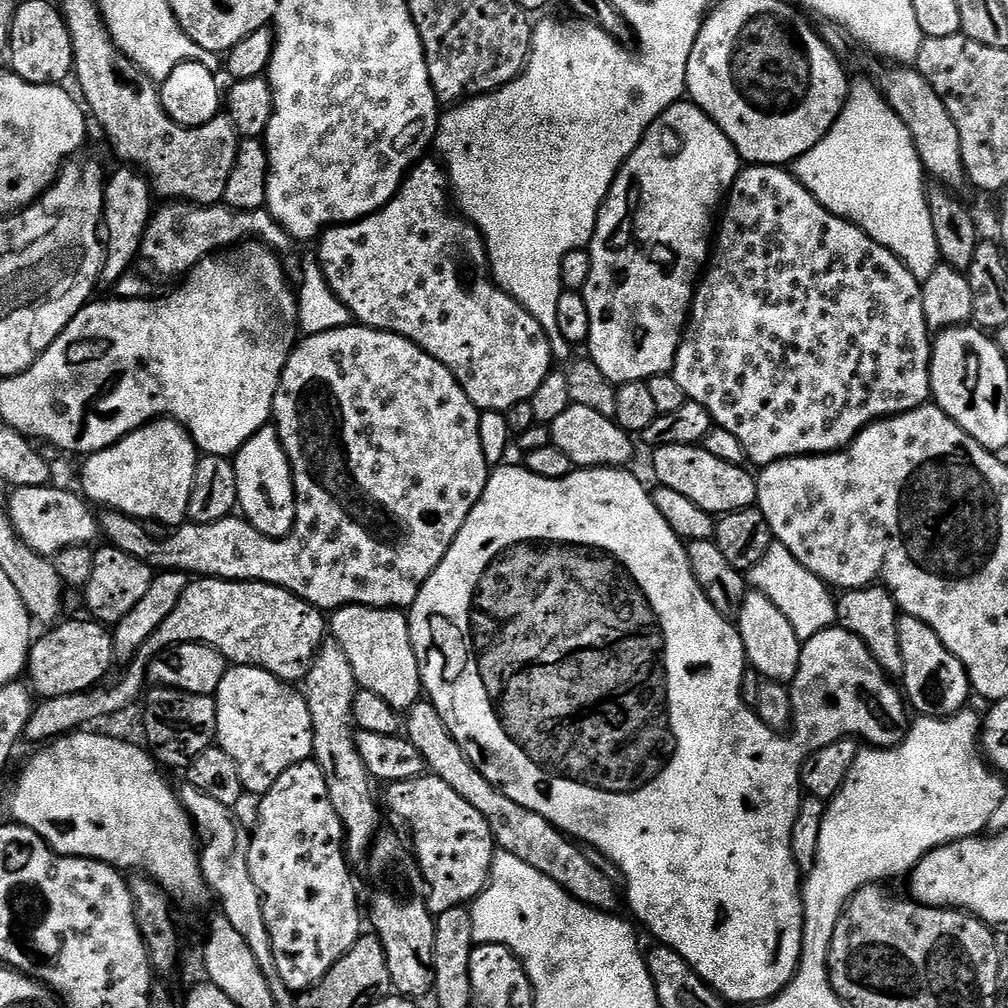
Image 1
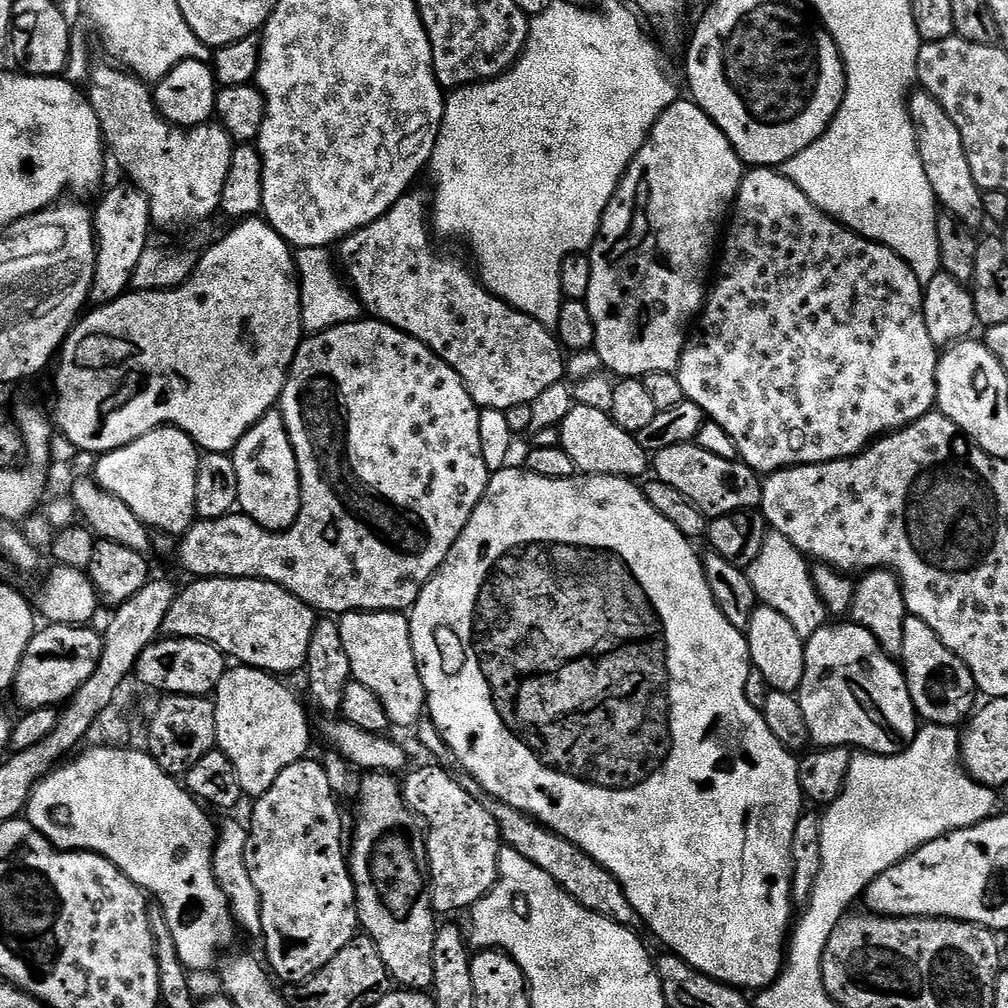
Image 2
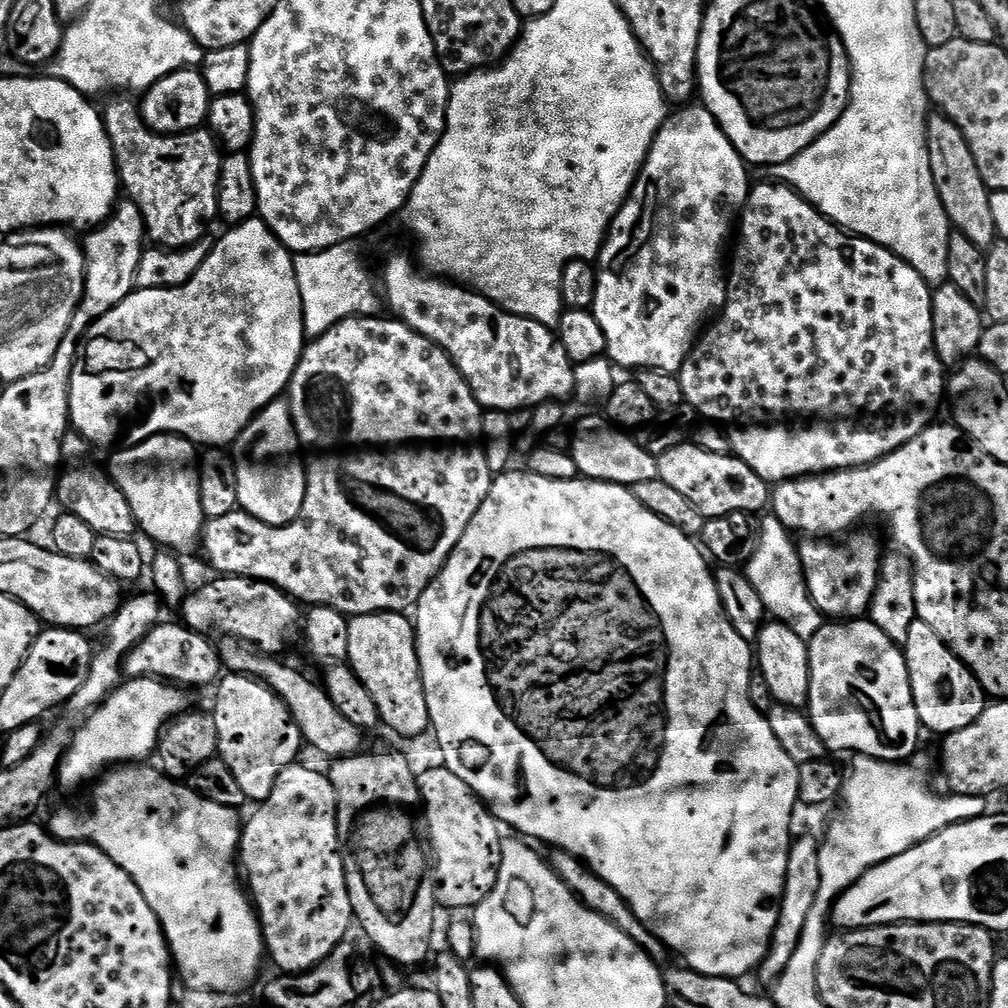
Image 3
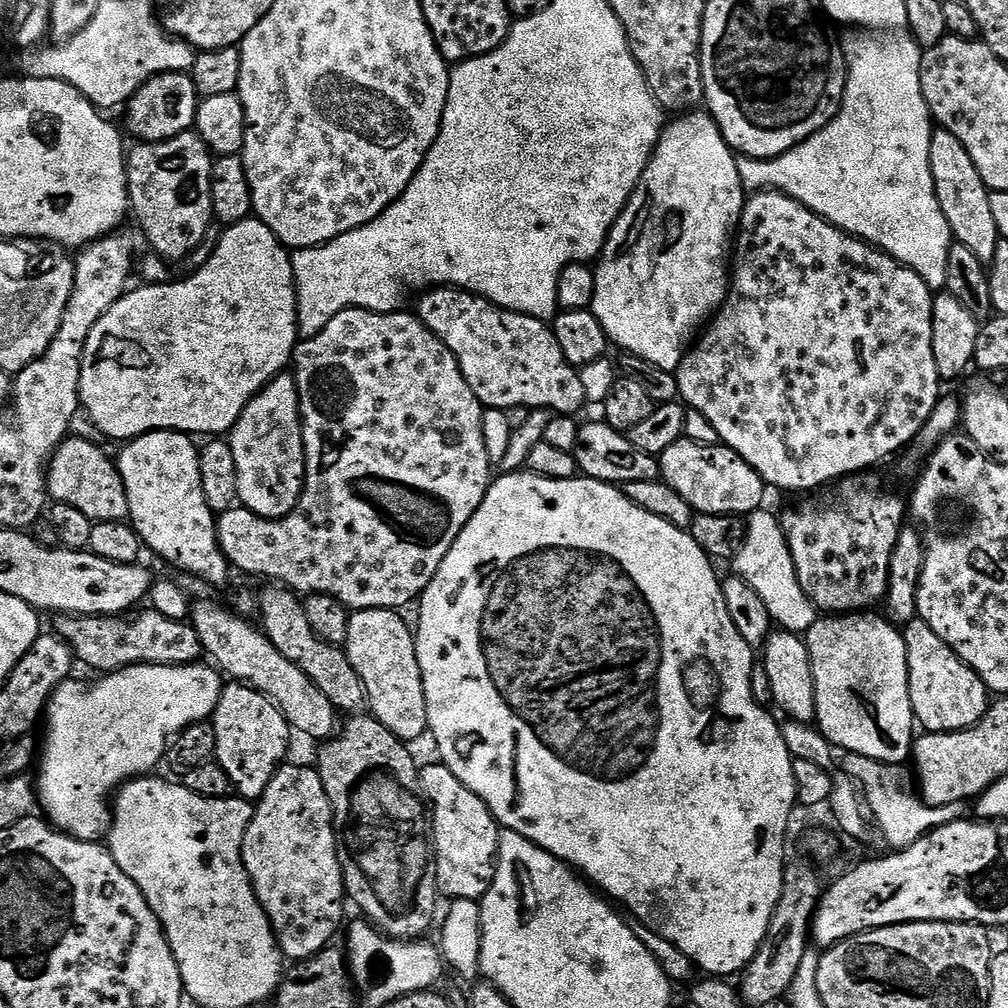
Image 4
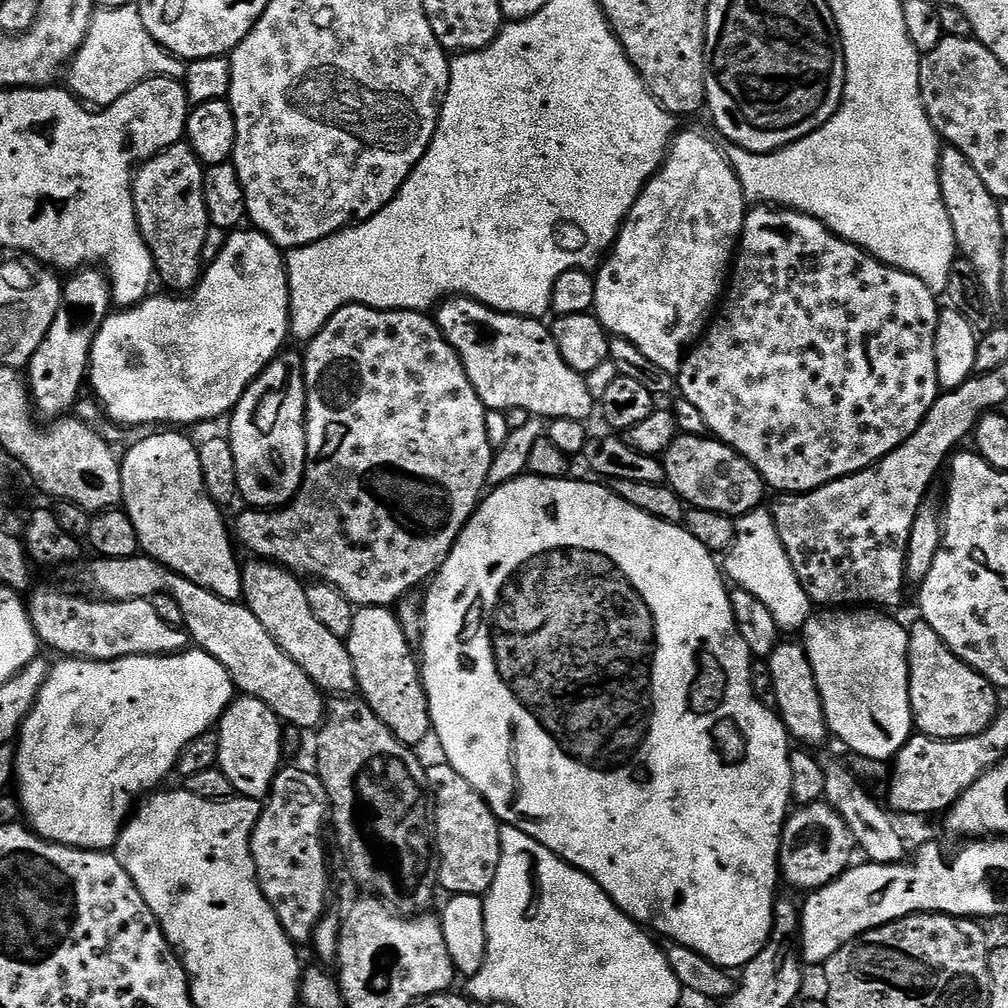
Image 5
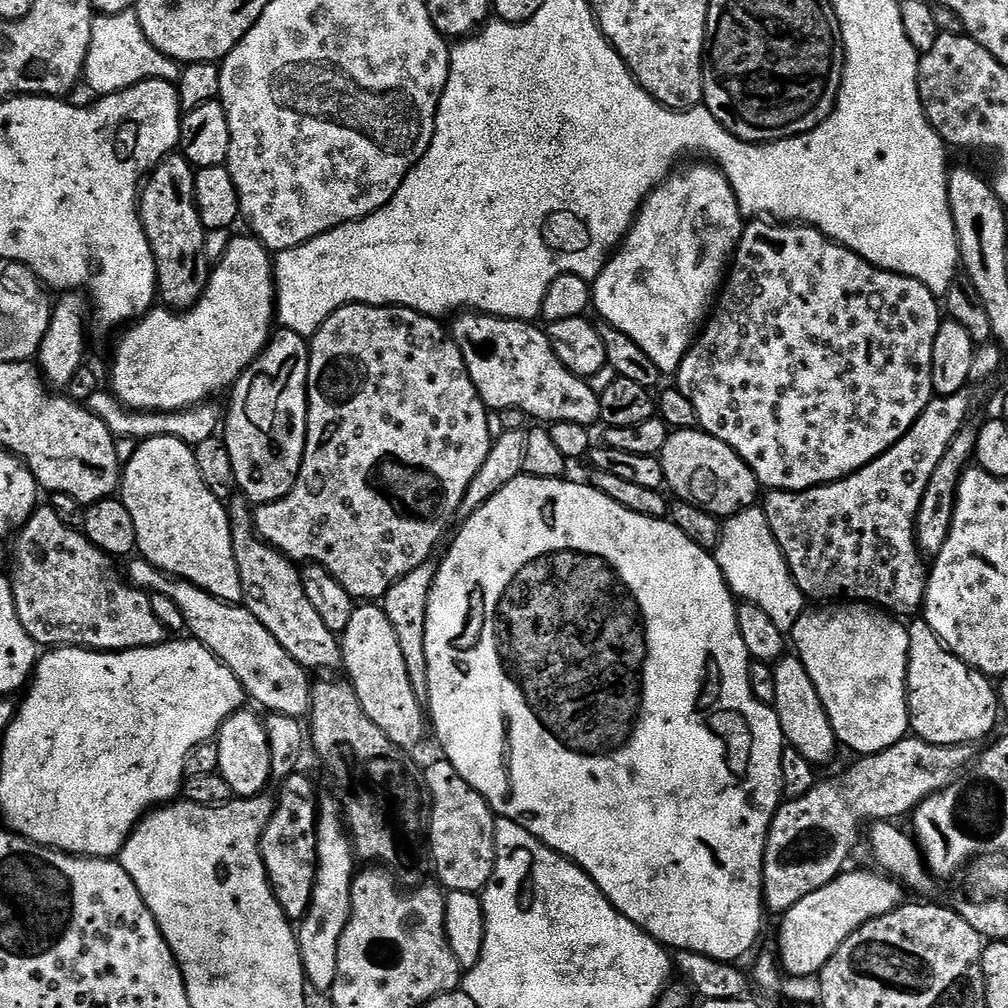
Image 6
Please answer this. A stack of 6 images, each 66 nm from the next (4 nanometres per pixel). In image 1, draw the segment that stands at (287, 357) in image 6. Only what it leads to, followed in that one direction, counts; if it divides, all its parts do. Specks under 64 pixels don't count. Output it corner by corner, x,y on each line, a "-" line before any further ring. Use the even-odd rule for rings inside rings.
265,426
255,432
236,451
234,463
238,474
238,508
243,519
263,536
275,540
291,534
296,521
296,487
292,477
290,453
282,446
275,427

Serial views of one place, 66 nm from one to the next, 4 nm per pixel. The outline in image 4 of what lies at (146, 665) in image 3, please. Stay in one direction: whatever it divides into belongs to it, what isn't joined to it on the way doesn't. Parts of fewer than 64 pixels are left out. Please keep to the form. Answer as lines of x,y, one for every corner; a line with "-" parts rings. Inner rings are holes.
151,610
137,611
137,616
69,616
55,617
55,635
71,648
72,655
88,668
97,668
97,673
107,674
132,664
161,664
162,666
182,666
194,664
201,659
202,649
196,629
191,623
171,620
163,614

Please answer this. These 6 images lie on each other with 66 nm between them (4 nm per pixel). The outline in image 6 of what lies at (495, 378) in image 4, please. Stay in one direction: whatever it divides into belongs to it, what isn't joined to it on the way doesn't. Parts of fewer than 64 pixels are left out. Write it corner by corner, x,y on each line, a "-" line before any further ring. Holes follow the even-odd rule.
475,310
461,311
453,320
456,321
450,324
450,335
462,350
470,378
489,410
526,410
533,421
549,425
578,422
592,426
600,420
598,393
585,377
574,375
558,362
558,354
554,354
543,327
535,328
532,322
490,316

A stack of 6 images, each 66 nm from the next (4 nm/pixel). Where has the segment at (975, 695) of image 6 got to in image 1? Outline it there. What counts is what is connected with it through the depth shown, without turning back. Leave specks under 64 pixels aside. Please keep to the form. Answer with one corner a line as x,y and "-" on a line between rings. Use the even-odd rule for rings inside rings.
901,615
898,622
898,646
902,646
902,662
904,663
902,692
907,703
911,707
913,704
920,711
921,717
943,718
965,711
967,704
964,703
967,702
968,696
970,697
966,670
962,662
958,662
958,658
954,658
954,654
946,650
942,638
938,638
938,634
934,634
934,630
926,626
926,622
913,616

